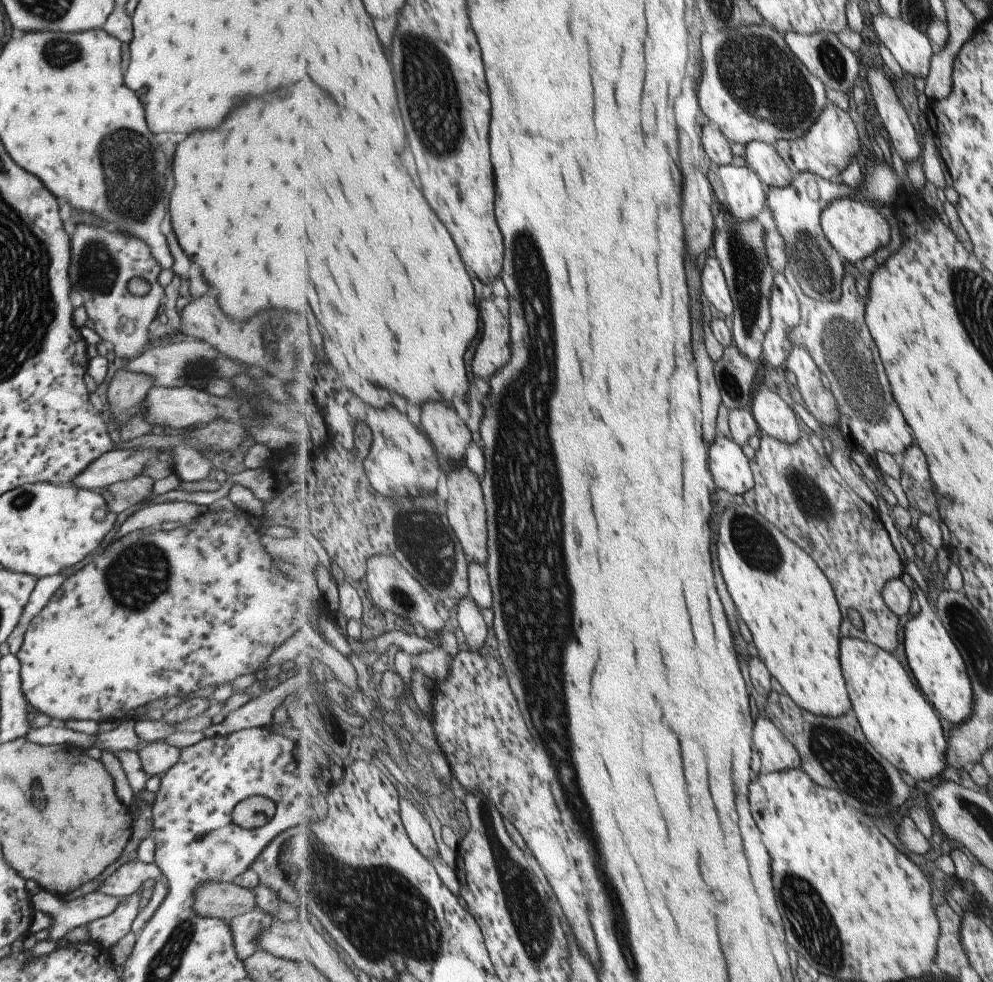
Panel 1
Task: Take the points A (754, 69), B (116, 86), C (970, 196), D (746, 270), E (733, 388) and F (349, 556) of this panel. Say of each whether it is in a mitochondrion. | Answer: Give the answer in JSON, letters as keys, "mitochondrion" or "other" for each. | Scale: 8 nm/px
{"A":"mitochondrion","B":"other","C":"other","D":"mitochondrion","E":"mitochondrion","F":"other"}

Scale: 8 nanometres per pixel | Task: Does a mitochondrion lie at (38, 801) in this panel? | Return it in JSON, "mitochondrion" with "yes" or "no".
{"mitochondrion":"yes"}

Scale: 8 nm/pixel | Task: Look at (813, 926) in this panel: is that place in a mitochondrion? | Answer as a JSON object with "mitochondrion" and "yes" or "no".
{"mitochondrion":"yes"}

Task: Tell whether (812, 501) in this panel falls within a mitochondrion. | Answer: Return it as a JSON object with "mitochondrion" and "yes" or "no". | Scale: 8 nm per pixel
{"mitochondrion":"yes"}

